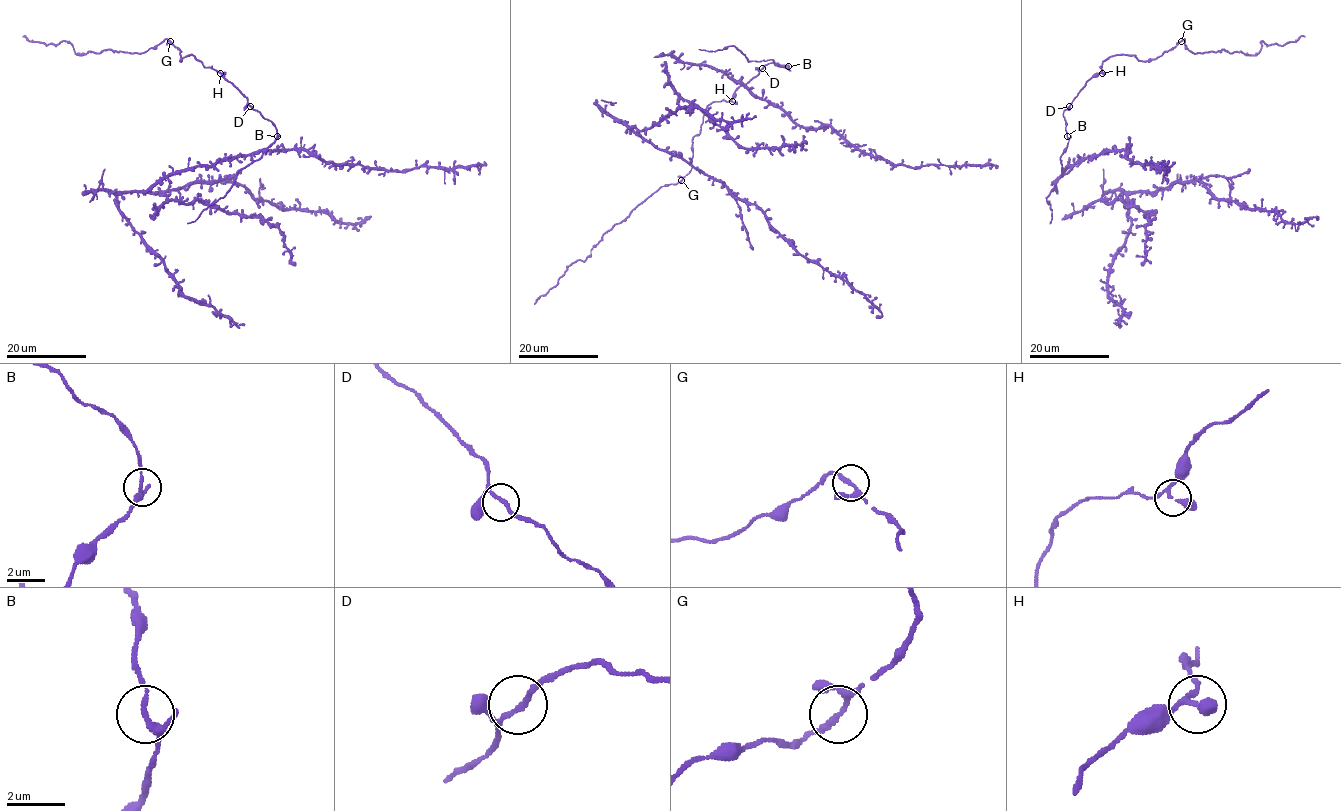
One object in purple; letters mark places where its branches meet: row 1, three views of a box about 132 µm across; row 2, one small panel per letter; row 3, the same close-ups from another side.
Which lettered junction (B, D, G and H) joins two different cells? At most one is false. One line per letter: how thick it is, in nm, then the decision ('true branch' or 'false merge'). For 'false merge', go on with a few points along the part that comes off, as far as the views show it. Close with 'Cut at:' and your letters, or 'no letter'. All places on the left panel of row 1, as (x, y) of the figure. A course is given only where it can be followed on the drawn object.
B: calibre 180 nm; true branch
D: calibre 140 nm; true branch
G: calibre 160 nm; true branch
H: calibre 200 nm; true branch
Cut at: no letter

